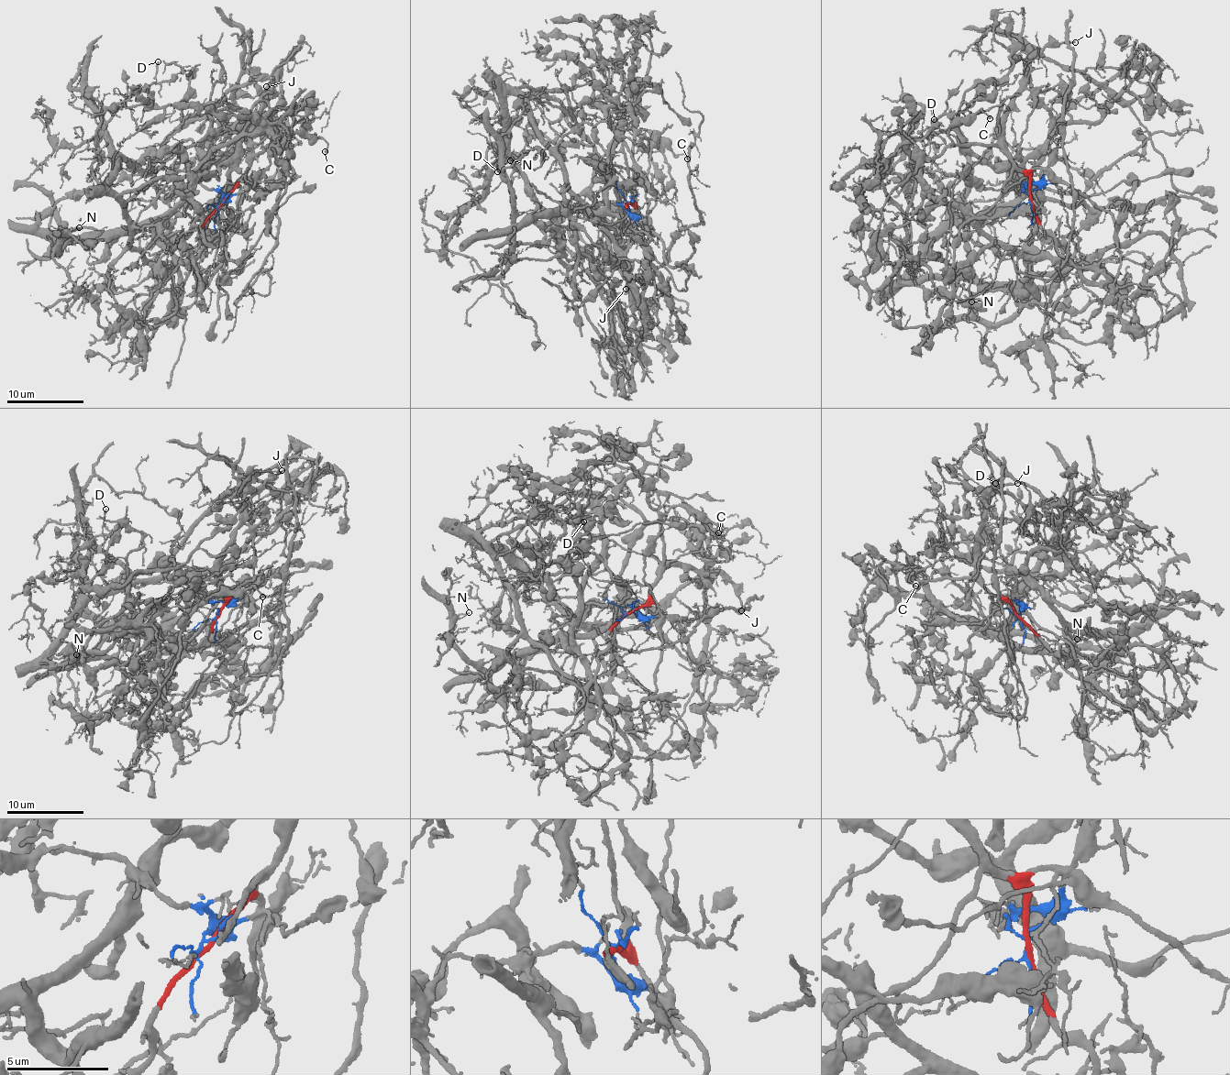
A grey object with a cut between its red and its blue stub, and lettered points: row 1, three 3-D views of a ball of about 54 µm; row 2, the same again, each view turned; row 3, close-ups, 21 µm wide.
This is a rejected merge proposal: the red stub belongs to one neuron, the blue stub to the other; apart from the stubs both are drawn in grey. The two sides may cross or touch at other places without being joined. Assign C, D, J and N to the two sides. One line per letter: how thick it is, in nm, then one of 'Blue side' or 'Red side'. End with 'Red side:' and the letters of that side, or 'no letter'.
C: Thickness 180 nm. Red side
D: Thickness 130 nm. Blue side
J: Thickness 150 nm. Red side
N: Thickness 130 nm. Blue side
Red side: C, J

